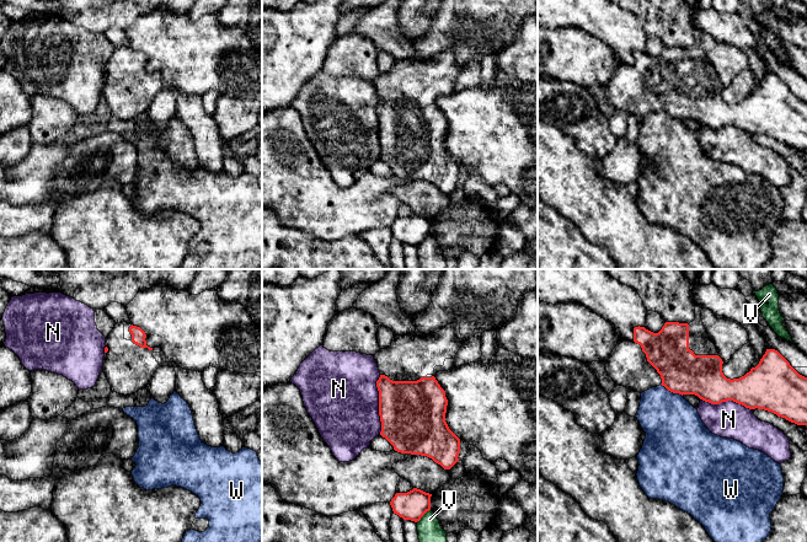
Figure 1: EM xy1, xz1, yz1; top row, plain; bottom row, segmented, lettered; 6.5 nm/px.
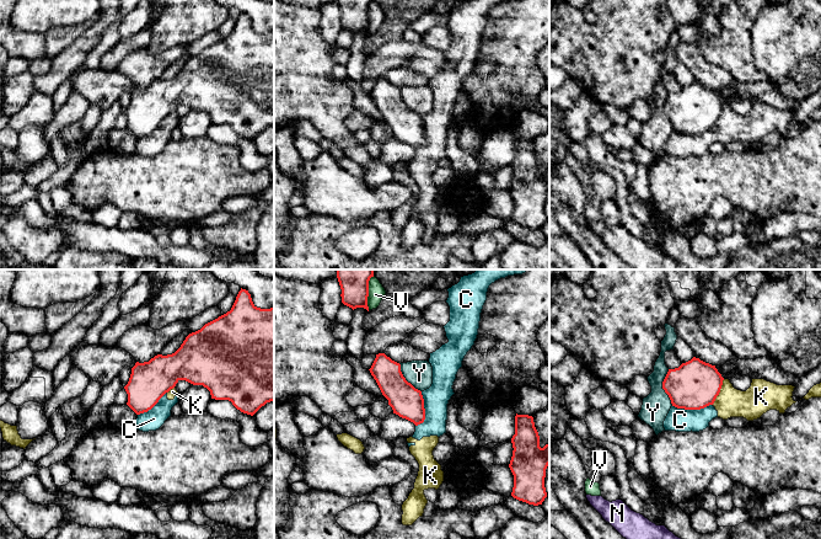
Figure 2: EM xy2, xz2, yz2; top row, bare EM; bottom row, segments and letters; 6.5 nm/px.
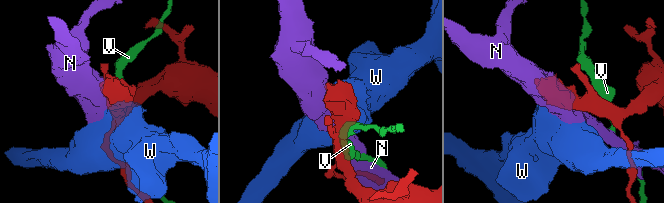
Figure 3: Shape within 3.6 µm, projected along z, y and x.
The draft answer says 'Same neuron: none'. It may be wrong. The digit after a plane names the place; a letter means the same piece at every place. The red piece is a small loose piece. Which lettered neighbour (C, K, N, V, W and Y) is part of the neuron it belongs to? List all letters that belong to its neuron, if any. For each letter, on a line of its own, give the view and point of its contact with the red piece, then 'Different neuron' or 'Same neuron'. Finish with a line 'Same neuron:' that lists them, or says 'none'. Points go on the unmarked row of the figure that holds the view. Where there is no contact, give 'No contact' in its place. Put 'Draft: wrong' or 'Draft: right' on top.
Draft: right
C: Touches red at yz2 (692, 133). Different neuron
K: Touches red at yz2 (719, 116). Different neuron
N: Touches red at xz1 (379, 129). Different neuron
V: Touches red at xz2 (368, 16). Different neuron
W: Touches red at yz1 (672, 116). Different neuron
Y: Touches red at yz2 (663, 112). Different neuron
Same neuron: none

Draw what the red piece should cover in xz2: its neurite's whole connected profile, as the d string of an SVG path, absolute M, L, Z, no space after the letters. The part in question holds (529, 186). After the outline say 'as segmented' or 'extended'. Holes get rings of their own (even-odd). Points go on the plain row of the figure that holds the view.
M515 140L515 159L511 162L513 181L509 192L514 199L511 220L528 229L542 229L547 222L546 193L549 190L549 167L540 171L540 160L533 142Z; as segmented

